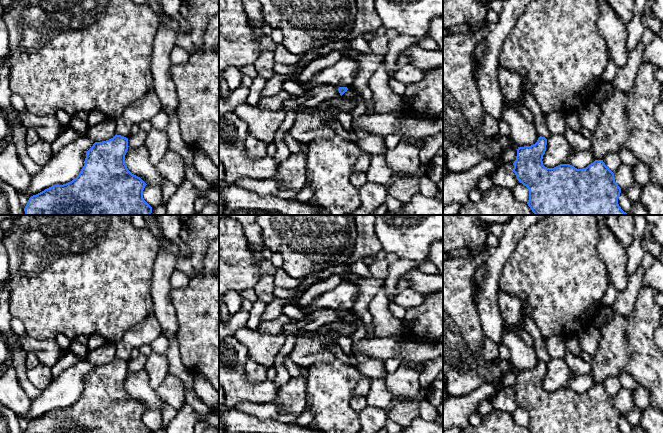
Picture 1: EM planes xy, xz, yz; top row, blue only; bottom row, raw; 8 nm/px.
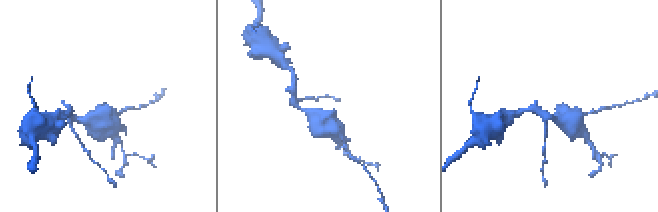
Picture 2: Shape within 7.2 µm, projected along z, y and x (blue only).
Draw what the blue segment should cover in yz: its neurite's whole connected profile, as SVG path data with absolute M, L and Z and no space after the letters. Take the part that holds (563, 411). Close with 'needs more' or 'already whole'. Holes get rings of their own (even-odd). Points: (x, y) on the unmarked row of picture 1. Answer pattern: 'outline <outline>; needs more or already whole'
outline M540 360L535 368L518 371L513 387L518 405L528 412L530 433L621 433L618 428L621 412L603 384L595 384L583 393L570 388L547 392L542 385L546 369L547 363Z; already whole

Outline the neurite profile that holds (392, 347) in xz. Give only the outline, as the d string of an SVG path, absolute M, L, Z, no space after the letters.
M401 337L364 338L352 345L352 352L383 361L396 358L401 362L421 363L442 357L443 343L417 344L407 342Z

